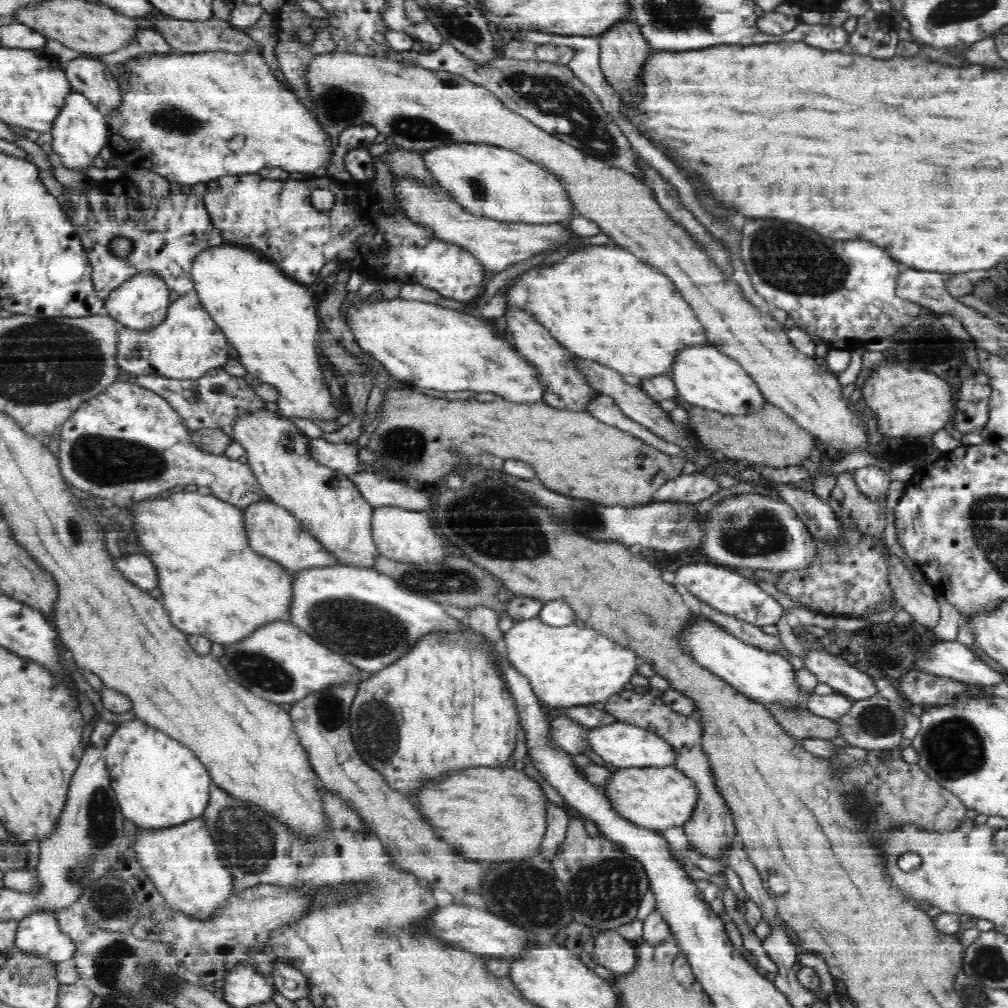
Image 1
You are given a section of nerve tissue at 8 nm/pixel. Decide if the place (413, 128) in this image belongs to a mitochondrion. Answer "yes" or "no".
yes

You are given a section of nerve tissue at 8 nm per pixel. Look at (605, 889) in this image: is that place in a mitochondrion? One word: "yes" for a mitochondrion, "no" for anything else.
yes

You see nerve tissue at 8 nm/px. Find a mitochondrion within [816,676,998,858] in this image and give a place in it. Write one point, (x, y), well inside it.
(953, 748)

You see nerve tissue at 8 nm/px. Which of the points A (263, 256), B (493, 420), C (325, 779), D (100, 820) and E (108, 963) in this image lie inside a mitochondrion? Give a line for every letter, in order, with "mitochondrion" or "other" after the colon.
A: other
B: other
C: other
D: mitochondrion
E: mitochondrion

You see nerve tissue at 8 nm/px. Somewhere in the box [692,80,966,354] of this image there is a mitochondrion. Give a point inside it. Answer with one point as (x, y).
(788, 260)

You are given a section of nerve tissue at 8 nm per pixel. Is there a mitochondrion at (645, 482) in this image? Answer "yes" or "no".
no

